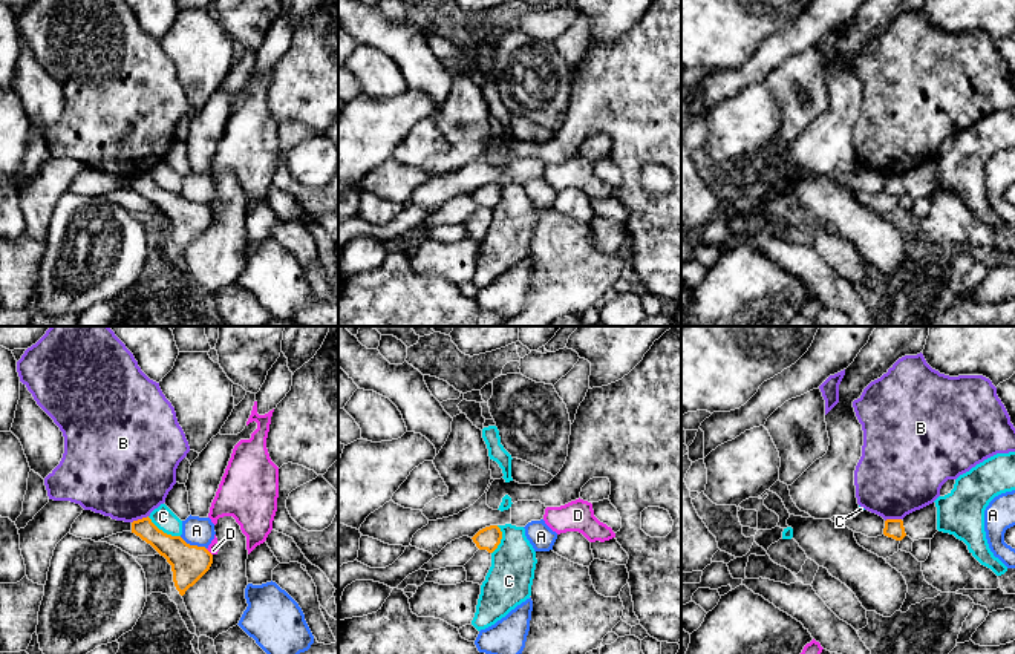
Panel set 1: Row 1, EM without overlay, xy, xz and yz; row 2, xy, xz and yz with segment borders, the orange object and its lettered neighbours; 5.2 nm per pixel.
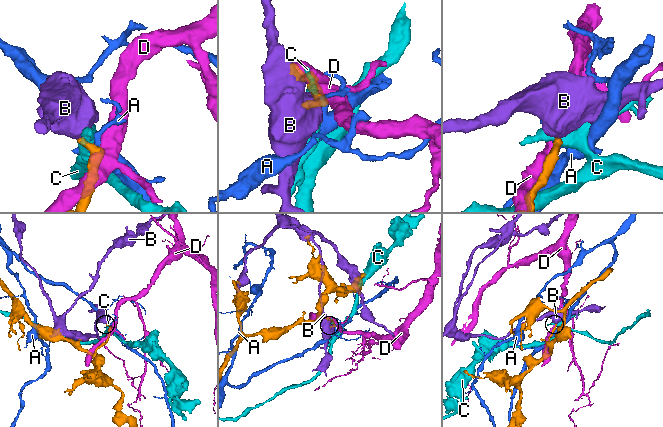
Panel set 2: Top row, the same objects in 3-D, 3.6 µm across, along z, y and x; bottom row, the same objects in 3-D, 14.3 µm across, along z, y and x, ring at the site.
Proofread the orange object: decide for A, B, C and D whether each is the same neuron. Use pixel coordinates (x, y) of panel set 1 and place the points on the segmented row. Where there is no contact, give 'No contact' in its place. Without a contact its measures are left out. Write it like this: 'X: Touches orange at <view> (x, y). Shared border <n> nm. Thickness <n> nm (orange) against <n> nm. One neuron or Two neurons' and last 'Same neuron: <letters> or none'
A: Touches orange at xy (193, 546). Shared border 160 nm. Thickness 190 nm (orange) against 150 nm. Two neurons
B: Touches orange at xy (140, 519). Shared border 100 nm. Thickness 140 nm (orange) against 460 nm. Two neurons
C: Touches orange at xy (163, 532). Shared border 200 nm. Thickness 190 nm (orange) against 110 nm. Two neurons
D: Touches orange at xy (208, 552). Shared border 50 nm. Thickness 190 nm (orange) against 60 nm. Two neurons
Same neuron: none

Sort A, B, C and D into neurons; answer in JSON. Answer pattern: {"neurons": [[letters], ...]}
{"neurons": [["A"], ["B"], ["C"], ["D"]]}

